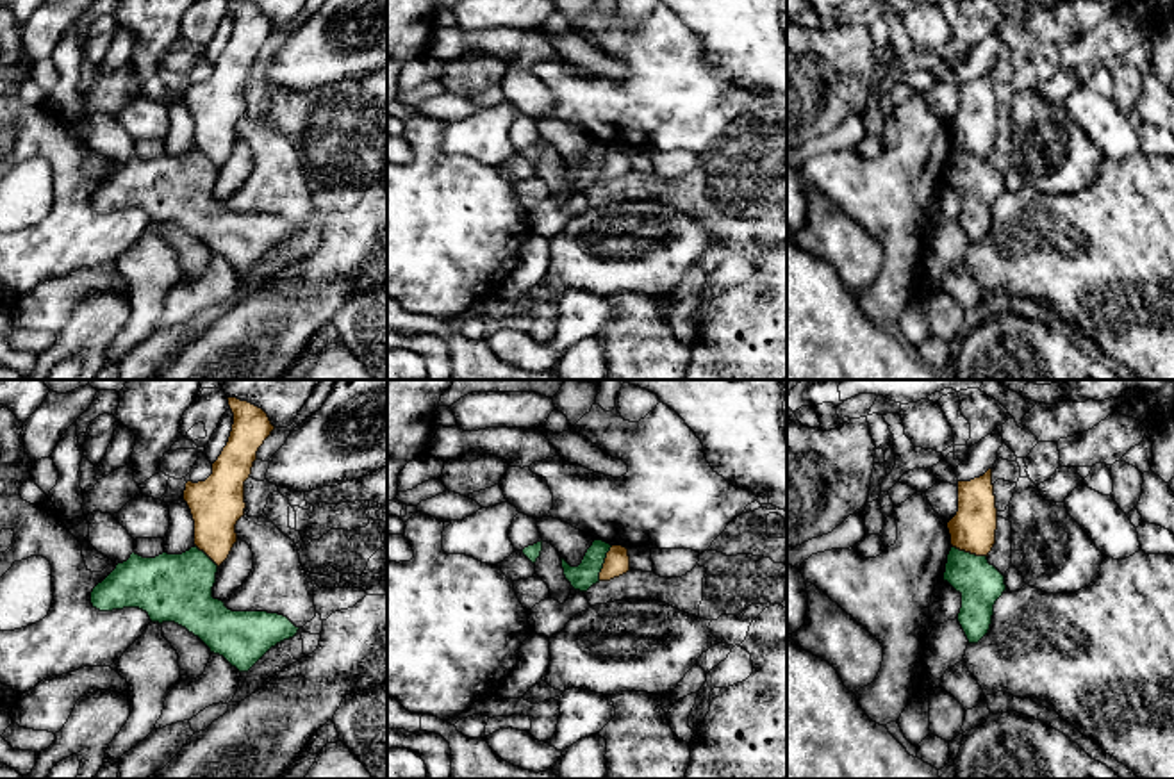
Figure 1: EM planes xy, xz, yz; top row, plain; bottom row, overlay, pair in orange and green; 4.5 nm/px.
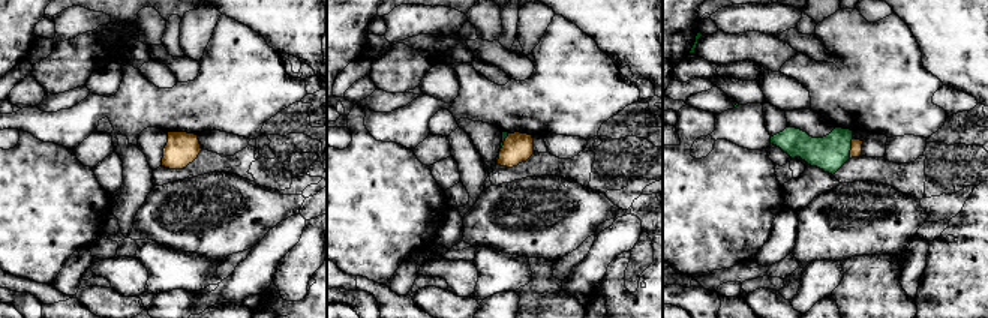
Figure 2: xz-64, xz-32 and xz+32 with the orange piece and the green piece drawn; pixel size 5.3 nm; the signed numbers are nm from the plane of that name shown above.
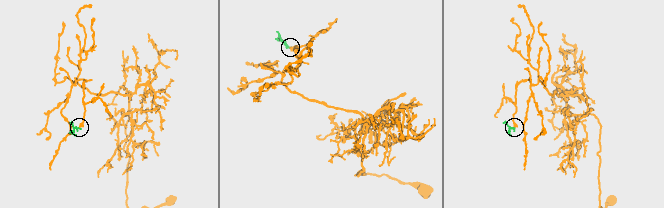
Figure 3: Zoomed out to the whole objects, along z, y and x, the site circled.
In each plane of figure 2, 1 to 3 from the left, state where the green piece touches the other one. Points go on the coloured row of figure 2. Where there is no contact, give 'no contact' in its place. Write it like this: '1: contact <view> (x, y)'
1: no contact
2: contact xz-32 (504, 143)
3: contact xz+32 (852, 149)

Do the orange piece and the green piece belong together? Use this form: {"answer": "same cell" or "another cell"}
{"answer": "another cell"}

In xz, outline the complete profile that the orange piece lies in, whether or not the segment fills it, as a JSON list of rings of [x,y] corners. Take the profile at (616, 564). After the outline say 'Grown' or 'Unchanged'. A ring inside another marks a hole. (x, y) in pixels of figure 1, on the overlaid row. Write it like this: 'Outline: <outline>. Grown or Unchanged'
Outline: [[[612,545],[607,553],[603,569],[599,572],[599,581],[610,581],[630,570],[628,549],[623,545]]]. Unchanged

